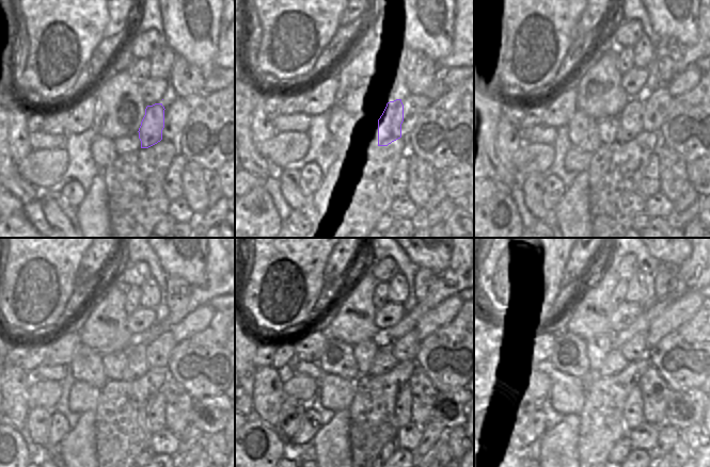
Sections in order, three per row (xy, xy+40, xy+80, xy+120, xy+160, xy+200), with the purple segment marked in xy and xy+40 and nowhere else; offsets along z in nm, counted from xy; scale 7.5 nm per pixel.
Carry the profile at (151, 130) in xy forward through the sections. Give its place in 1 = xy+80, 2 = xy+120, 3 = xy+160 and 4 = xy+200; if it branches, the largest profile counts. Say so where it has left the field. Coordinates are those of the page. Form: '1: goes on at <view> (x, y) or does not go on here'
1: goes on at xy+80 (630, 122)
2: goes on at xy+120 (141, 357)
3: goes on at xy+160 (405, 349)
4: goes on at xy+200 (635, 350)

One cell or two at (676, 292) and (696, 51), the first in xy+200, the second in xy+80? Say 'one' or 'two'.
one

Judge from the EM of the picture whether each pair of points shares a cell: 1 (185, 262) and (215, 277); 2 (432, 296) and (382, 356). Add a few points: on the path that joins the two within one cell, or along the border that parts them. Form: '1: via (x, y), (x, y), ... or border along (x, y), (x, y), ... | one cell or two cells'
1: border along (212, 248), (205, 279), (190, 289) | two cells
2: border along (376, 345), (390, 347) | two cells

